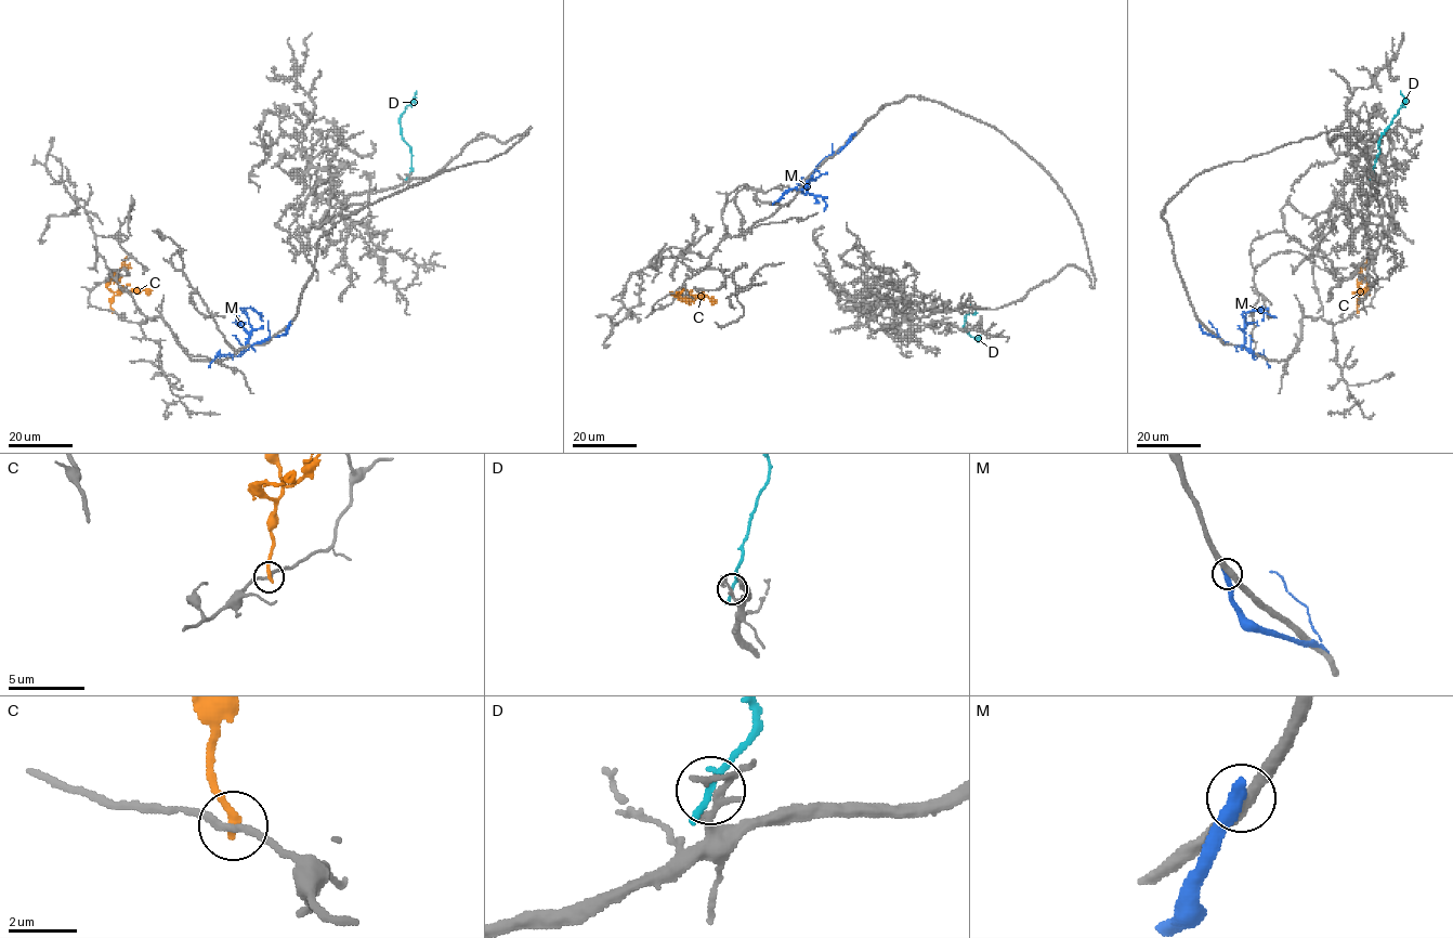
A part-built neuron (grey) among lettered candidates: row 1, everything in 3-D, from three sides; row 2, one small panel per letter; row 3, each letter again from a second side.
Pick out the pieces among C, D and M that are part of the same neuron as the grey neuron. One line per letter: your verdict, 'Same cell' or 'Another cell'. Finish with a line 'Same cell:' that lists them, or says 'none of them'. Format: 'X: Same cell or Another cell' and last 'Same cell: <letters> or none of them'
C: Another cell
D: Another cell
M: Another cell
Same cell: none of them

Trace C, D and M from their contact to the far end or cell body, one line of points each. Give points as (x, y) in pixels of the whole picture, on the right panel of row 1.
C: (1357, 311), (1357, 282), (1369, 257)
D: (1371, 177), (1378, 140), (1404, 102), (1400, 90)
M: (1200, 322), (1201, 328), (1207, 334), (1239, 346), (1244, 341), (1244, 313), (1260, 308), (1262, 313), (1275, 317)

